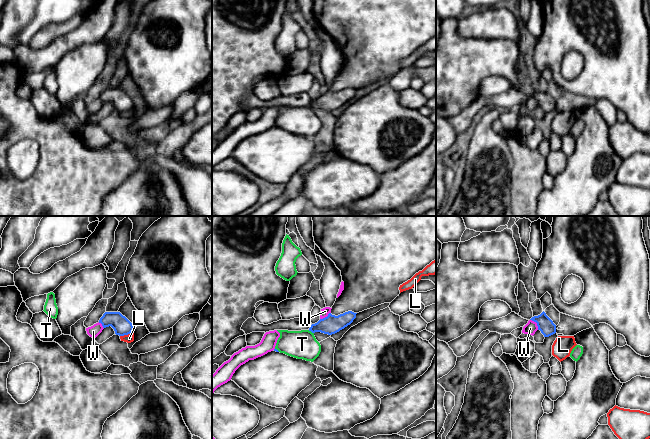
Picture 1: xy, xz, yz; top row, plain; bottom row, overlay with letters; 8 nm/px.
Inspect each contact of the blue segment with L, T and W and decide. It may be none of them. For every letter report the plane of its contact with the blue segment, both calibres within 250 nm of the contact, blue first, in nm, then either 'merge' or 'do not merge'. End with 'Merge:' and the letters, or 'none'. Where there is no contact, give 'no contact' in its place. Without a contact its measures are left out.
L: xy | 150/70 nm | do not merge
T: xz | 150/220 nm | do not merge
W: yz | 120/100 nm | do not merge
Merge: none

